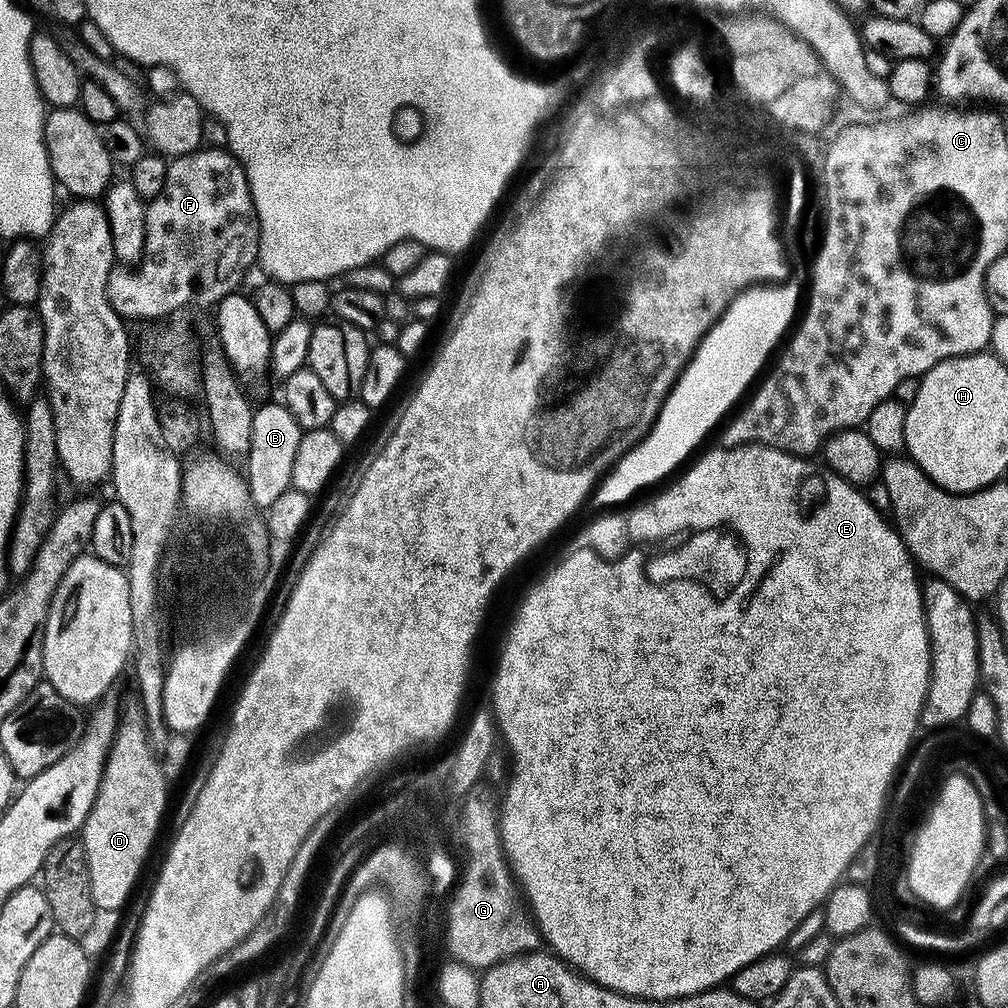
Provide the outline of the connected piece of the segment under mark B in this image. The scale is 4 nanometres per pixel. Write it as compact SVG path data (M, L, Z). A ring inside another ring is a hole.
M283 402L264 404L253 411L250 426L250 450L246 457L246 465L248 464L246 479L248 493L257 509L267 510L270 506L274 506L276 499L286 494L292 487L294 453L298 451L301 435L302 430L298 422L294 422L294 414L286 410Z

